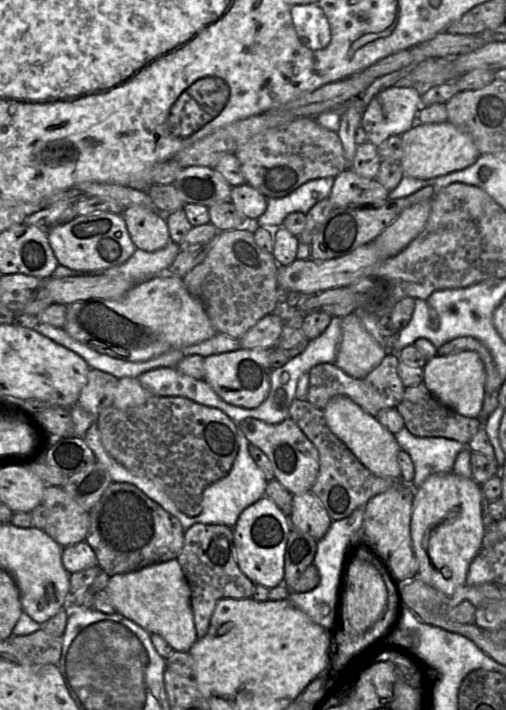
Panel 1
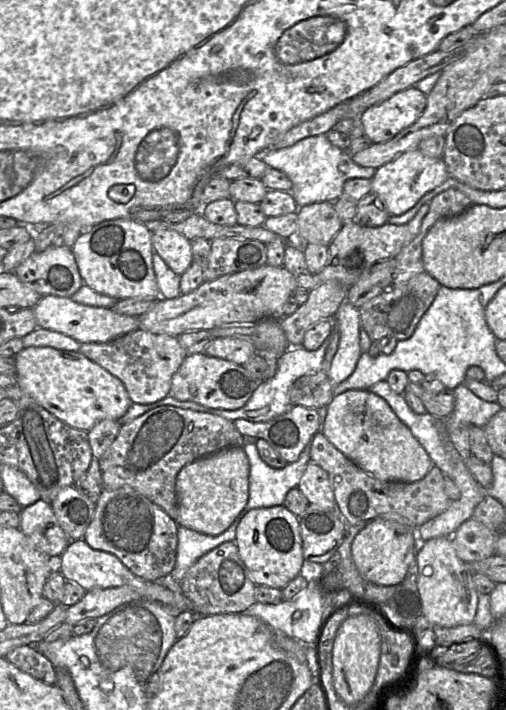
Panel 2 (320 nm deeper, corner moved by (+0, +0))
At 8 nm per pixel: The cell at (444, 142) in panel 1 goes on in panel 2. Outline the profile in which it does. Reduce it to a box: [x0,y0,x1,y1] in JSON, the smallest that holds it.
[371,149,449,216]

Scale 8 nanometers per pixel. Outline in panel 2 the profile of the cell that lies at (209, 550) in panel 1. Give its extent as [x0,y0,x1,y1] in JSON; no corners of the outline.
[181,542,256,616]

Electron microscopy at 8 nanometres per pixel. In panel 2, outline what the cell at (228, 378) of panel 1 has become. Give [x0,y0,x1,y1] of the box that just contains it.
[169,352,258,410]

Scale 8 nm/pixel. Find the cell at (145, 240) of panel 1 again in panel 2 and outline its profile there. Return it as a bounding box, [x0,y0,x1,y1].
[152,228,193,275]

